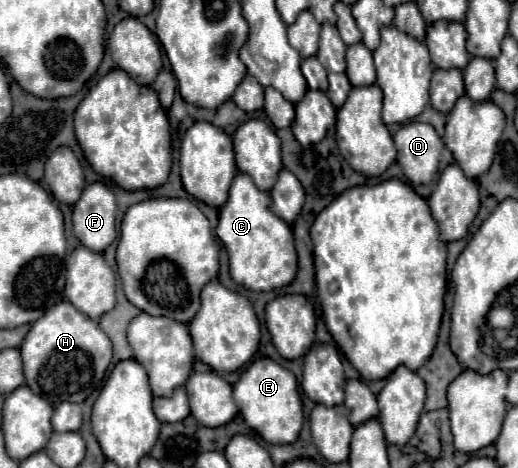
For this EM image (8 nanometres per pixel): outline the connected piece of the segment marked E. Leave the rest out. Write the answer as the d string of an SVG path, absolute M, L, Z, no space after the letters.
M272 358L254 360L234 384L234 402L246 424L270 444L290 444L298 438L304 414L296 376Z

